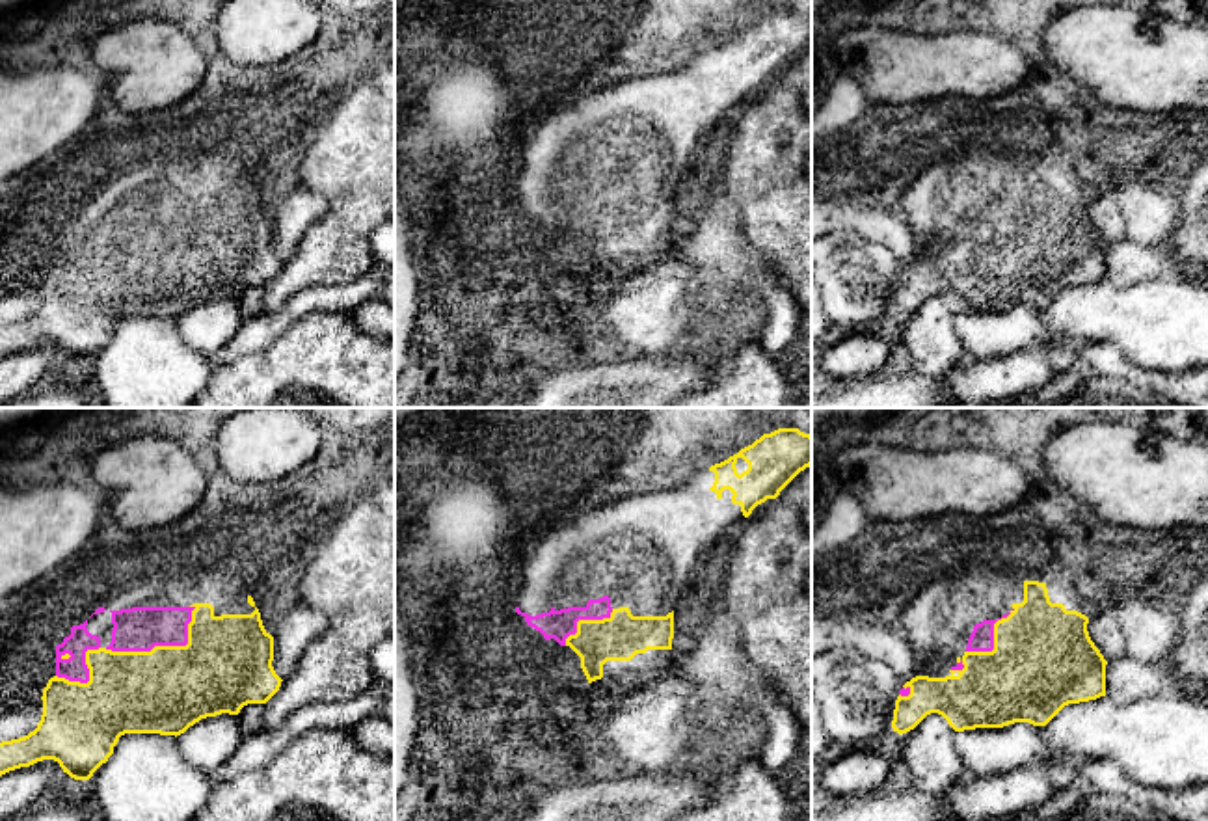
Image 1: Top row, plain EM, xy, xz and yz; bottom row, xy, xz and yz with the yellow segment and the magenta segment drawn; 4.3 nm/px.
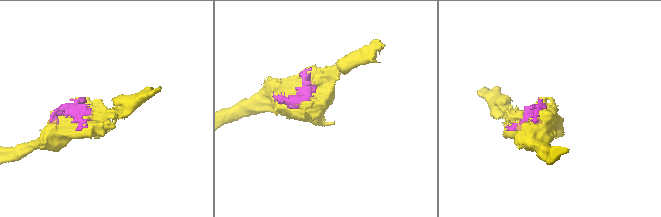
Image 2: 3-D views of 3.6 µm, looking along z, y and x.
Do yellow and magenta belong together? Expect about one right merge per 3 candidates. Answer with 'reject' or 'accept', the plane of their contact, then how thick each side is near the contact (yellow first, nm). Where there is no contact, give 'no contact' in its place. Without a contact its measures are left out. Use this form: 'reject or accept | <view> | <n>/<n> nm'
accept | xy | 380/190 nm

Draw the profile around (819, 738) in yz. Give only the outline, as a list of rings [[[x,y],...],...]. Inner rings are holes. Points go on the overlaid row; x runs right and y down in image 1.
[[[812,698],[812,761],[828,747],[830,737],[826,734],[825,717],[819,704]]]

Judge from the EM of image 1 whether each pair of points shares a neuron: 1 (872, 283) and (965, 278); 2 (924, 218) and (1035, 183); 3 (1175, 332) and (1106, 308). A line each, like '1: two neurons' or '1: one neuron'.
1: two neurons
2: one neuron
3: one neuron

